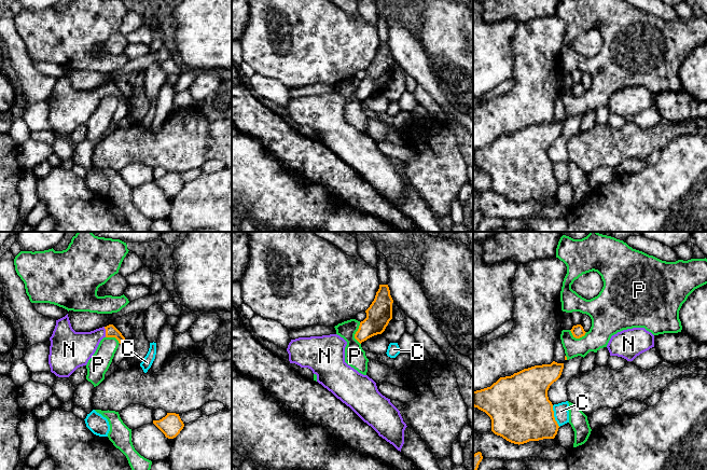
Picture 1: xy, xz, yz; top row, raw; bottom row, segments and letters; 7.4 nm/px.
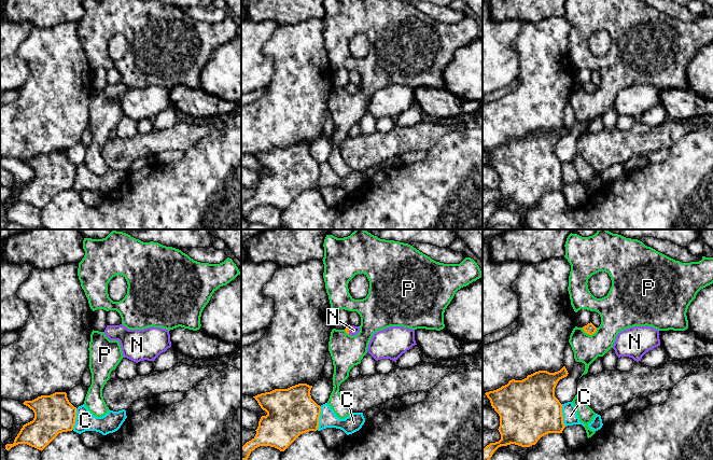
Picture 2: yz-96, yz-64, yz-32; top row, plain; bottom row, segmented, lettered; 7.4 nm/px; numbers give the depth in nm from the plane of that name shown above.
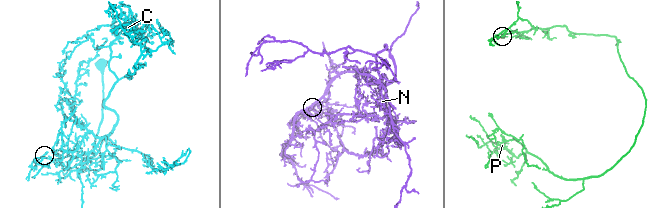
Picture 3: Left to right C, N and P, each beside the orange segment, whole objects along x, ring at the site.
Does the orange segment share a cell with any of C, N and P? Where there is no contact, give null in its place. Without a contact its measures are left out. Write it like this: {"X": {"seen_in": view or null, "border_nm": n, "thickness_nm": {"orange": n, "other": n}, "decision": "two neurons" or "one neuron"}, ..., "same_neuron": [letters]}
{"C": {"seen_in": "yz", "border_nm": 170, "thickness_nm": {"orange": 460, "other": 110}, "decision": "two neurons"}, "N": {"seen_in": "xy", "border_nm": 80, "thickness_nm": {"orange": 90, "other": 240}, "decision": "one neuron"}, "P": {"seen_in": "xz", "border_nm": 170, "thickness_nm": {"orange": 190, "other": 160}, "decision": "two neurons"}, "same_neuron": ["N"]}

